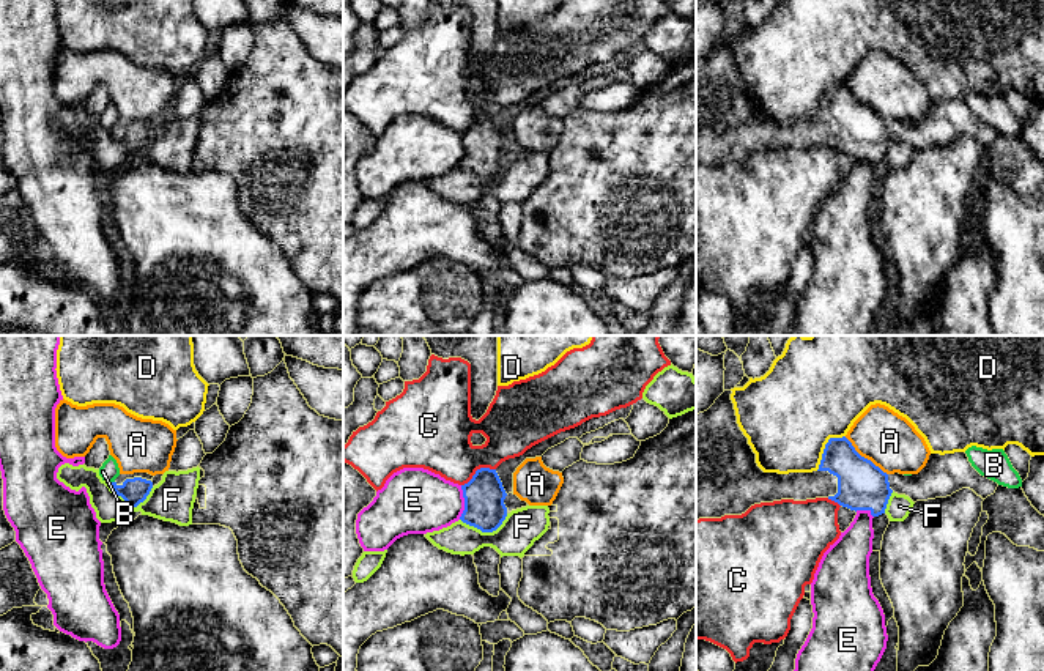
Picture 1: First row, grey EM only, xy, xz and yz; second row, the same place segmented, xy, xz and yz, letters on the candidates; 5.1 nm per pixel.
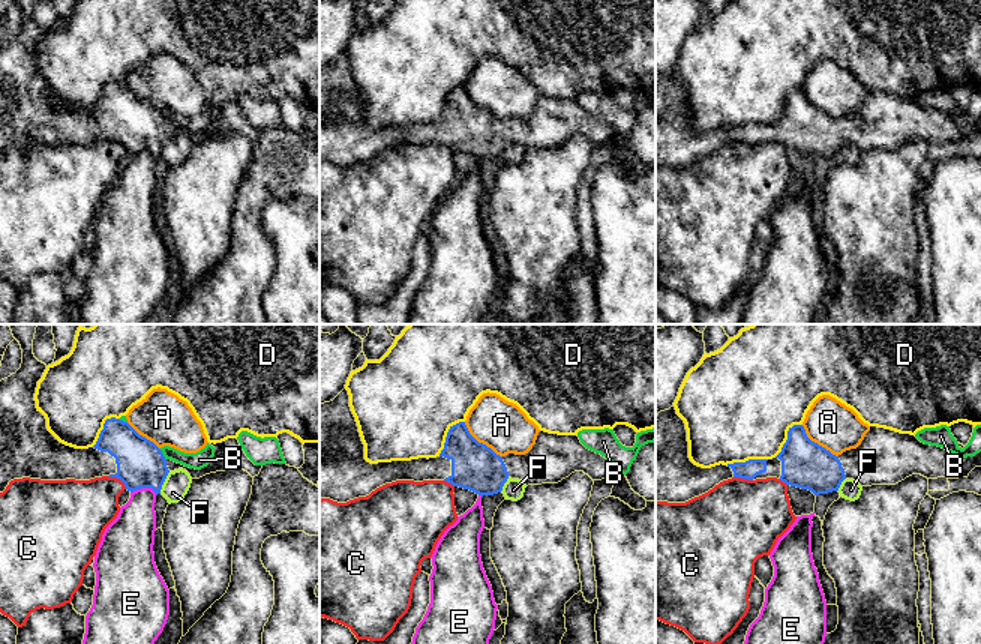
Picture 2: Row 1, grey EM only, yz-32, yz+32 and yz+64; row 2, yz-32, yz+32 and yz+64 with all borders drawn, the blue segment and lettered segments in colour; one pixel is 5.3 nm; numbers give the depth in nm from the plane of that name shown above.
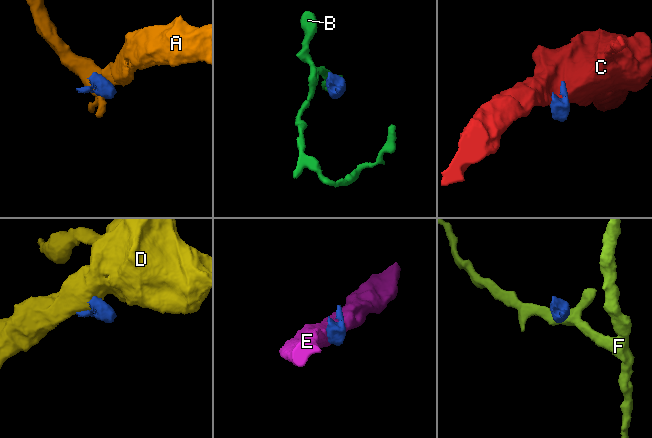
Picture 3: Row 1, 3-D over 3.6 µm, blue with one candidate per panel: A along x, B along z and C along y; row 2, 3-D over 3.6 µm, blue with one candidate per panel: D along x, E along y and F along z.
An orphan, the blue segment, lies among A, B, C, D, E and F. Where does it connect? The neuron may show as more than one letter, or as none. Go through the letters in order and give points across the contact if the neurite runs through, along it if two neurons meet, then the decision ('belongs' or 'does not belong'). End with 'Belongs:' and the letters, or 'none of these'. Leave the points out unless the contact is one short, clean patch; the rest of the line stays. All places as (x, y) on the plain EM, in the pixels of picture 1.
A: border yz (844, 84), (862, 103), (887, 122); does not belong
B: border xy (114, 128), (111, 131); does not belong
C: border xz (495, 115), (479, 115), (462, 133); does not belong
D: does not belong
E: border xz (462, 133), (463, 159), (459, 166); does not belong
F: border xz (507, 161), (492, 178), (481, 178), (460, 166); does not belong
Belongs: none of these

